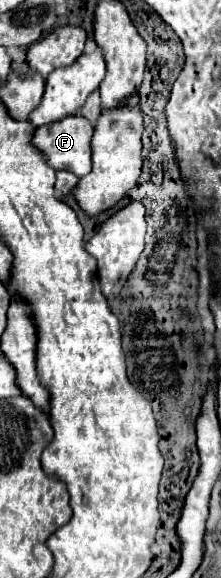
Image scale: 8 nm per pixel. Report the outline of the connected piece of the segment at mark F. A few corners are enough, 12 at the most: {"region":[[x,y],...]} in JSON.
{"region":[[67,116],[31,142],[53,170],[91,172],[93,124]]}

